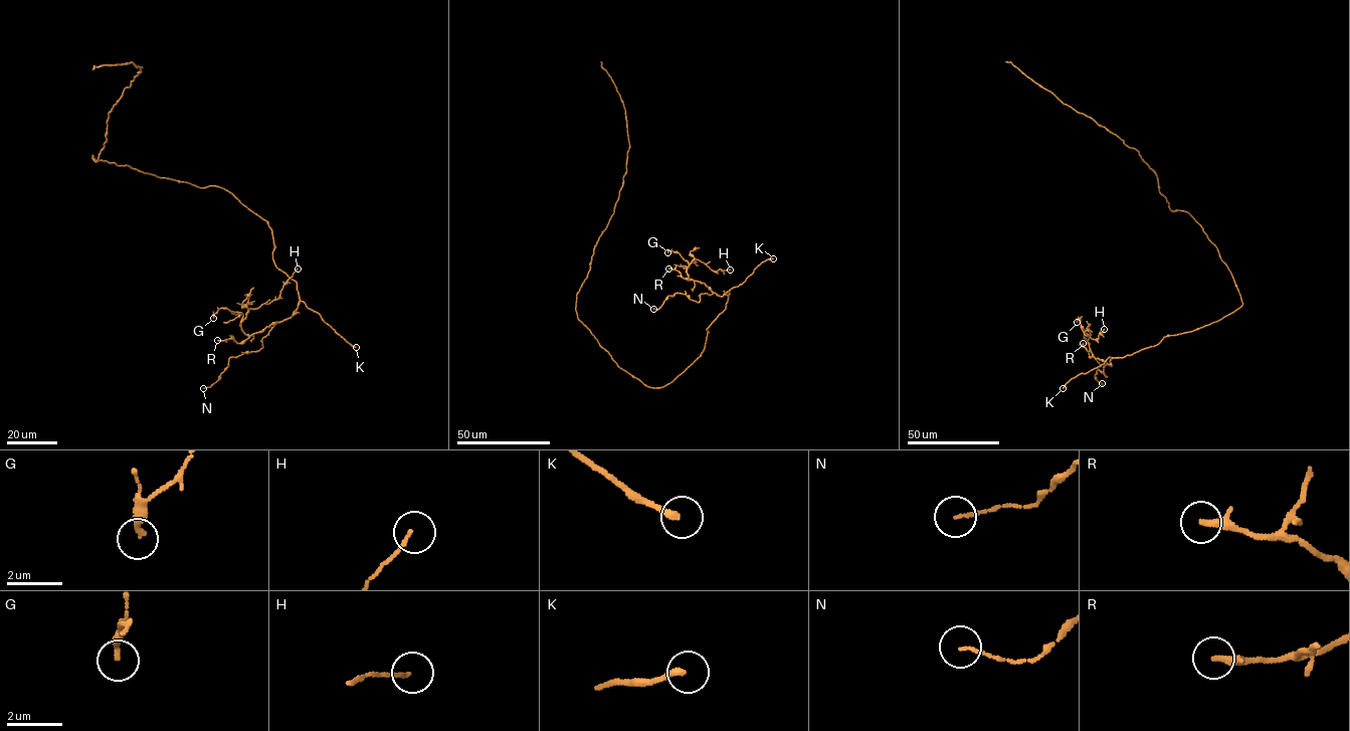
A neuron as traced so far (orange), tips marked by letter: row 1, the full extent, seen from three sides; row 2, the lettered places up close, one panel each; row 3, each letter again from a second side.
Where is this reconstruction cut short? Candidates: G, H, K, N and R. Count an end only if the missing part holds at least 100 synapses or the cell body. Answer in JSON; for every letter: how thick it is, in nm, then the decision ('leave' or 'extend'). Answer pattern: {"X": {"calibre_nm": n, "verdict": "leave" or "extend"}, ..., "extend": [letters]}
{"G": {"calibre_nm": 240, "verdict": "leave"}, "H": {"calibre_nm": 110, "verdict": "leave"}, "K": {"calibre_nm": 220, "verdict": "extend"}, "N": {"calibre_nm": 90, "verdict": "leave"}, "R": {"calibre_nm": 180, "verdict": "leave"}, "extend": ["K"]}

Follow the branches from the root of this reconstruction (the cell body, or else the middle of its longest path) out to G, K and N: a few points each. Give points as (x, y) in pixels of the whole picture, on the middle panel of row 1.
G: (612, 358), (664, 386), (726, 309), (729, 293), (692, 280), (667, 252)
K: (612, 358), (647, 386), (664, 386), (701, 354), (706, 329), (726, 309), (730, 290), (773, 258)
N: (612, 358), (647, 386), (664, 386), (700, 356), (729, 293), (702, 294), (698, 302), (674, 293), (653, 309)

